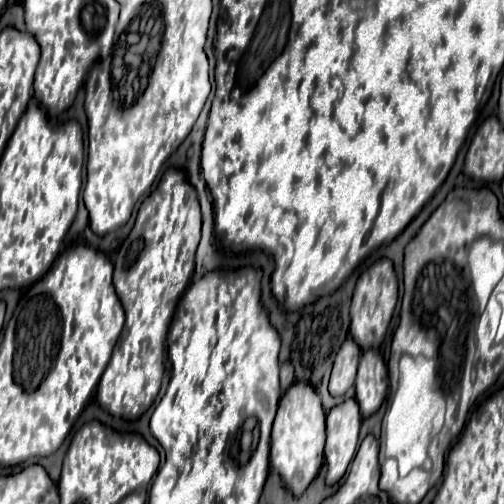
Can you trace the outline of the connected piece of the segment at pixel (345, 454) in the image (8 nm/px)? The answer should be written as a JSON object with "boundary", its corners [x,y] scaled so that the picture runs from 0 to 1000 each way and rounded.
{"boundary":[[[700,790],[661,806],[649,817],[649,877],[645,877],[645,921],[649,960],[661,964],[685,940],[692,917],[708,897],[708,869],[716,845],[712,802]]]}

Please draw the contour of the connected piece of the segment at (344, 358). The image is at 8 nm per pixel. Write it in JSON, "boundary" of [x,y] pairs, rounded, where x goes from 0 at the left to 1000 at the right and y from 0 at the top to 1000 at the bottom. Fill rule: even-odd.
{"boundary":[[[688,667],[685,683],[677,683],[677,690],[673,690],[669,706],[665,706],[661,734],[657,734],[653,778],[661,786],[681,786],[700,766],[712,706],[716,706],[716,690],[708,687],[708,679],[696,667]]]}

